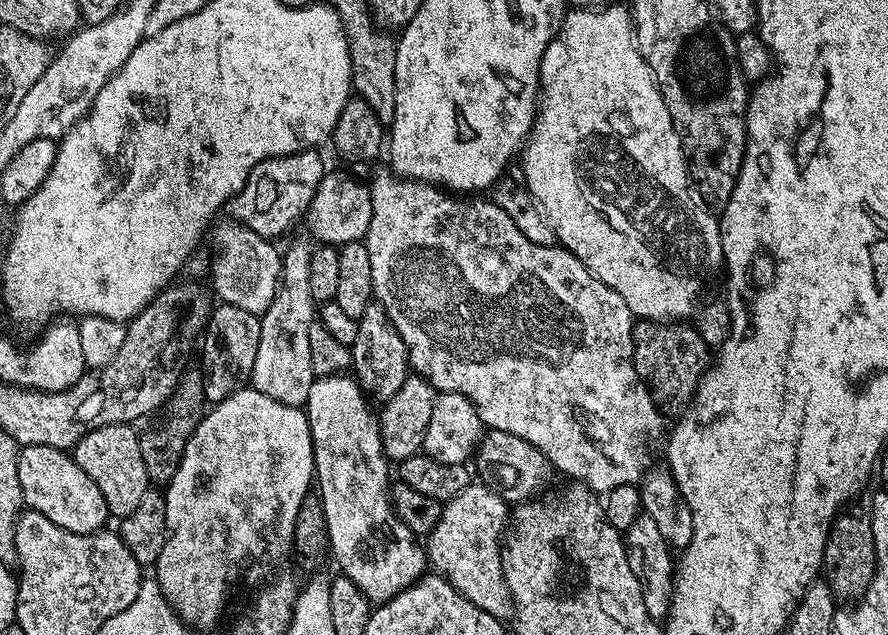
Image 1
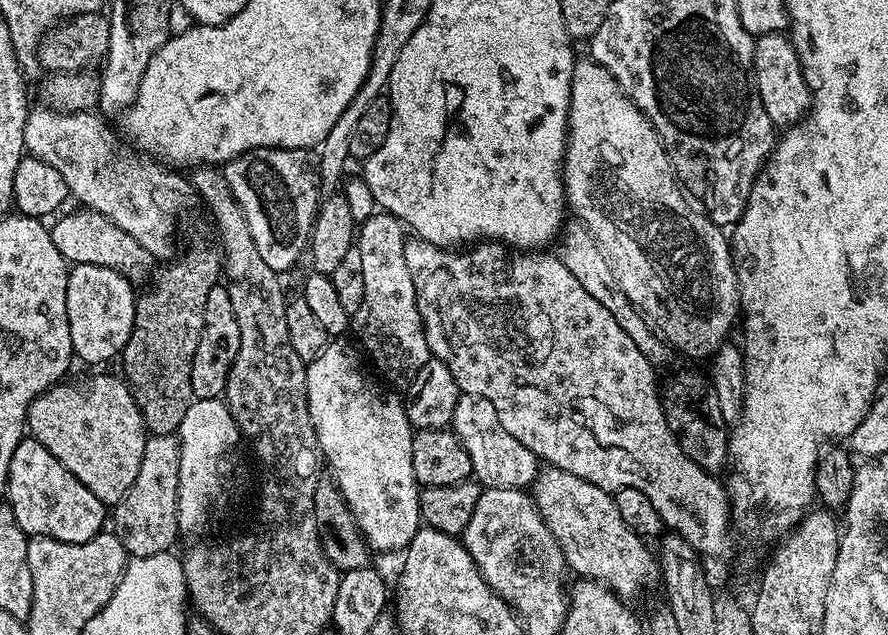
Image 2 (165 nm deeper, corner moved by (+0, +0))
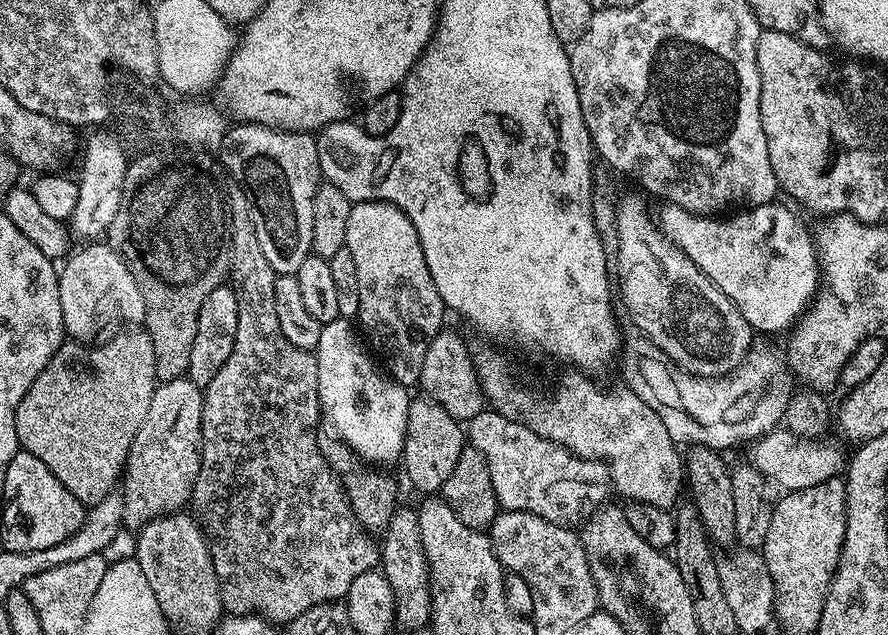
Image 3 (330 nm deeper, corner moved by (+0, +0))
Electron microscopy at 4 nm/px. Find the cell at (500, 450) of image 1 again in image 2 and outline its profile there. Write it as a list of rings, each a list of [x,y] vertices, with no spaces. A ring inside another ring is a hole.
[[[548,466],[537,473],[530,485],[530,495],[577,577],[605,584],[625,602],[632,602],[639,592],[660,580],[660,565],[653,549],[651,552],[644,545],[645,537],[626,526],[622,514],[618,514],[613,493],[586,482],[586,478],[578,478],[578,474]]]

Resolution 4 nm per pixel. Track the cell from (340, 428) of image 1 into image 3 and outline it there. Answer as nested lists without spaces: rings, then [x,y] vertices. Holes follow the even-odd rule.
[[[340,317],[334,322],[321,325],[321,328],[322,335],[314,355],[318,366],[319,400],[323,415],[327,419],[330,417],[334,426],[333,431],[366,462],[394,459],[397,461],[404,449],[406,419],[409,413],[409,402],[412,399],[409,391],[362,350],[357,327],[349,317]]]

